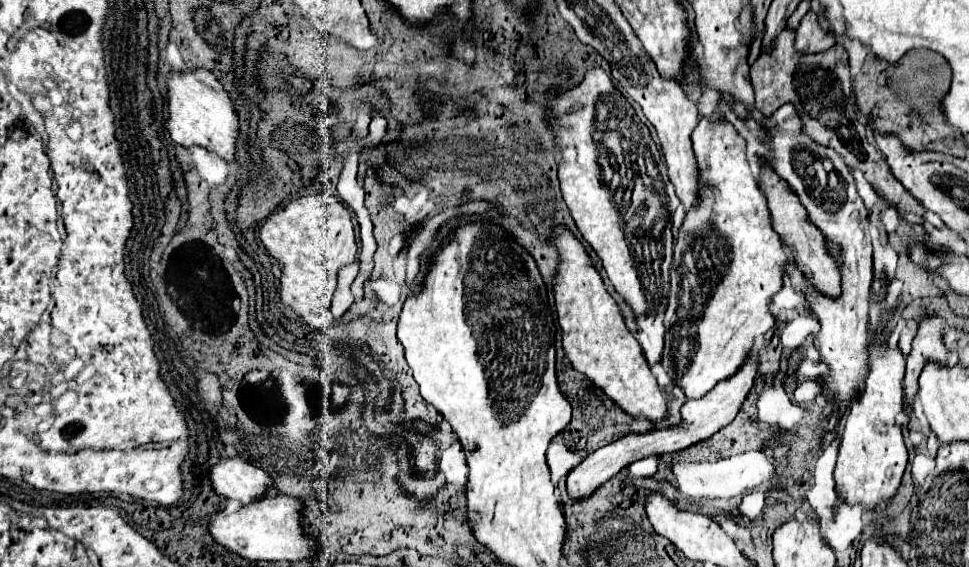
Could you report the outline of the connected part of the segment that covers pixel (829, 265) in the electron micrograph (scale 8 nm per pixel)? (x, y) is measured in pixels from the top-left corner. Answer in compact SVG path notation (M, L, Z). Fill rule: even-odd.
M765 165L763 173L761 173L761 183L763 183L763 193L769 201L769 211L771 211L771 219L773 219L773 227L775 231L781 235L781 239L791 245L791 251L795 255L795 261L797 261L797 267L805 273L807 279L813 281L813 285L835 297L839 295L839 283L841 283L841 275L837 271L837 265L833 263L833 257L825 245L825 239L823 239L823 233L817 231L817 227L813 227L807 219L807 213L805 213L805 207L799 203L799 199L789 191L787 183L781 181L769 165Z

